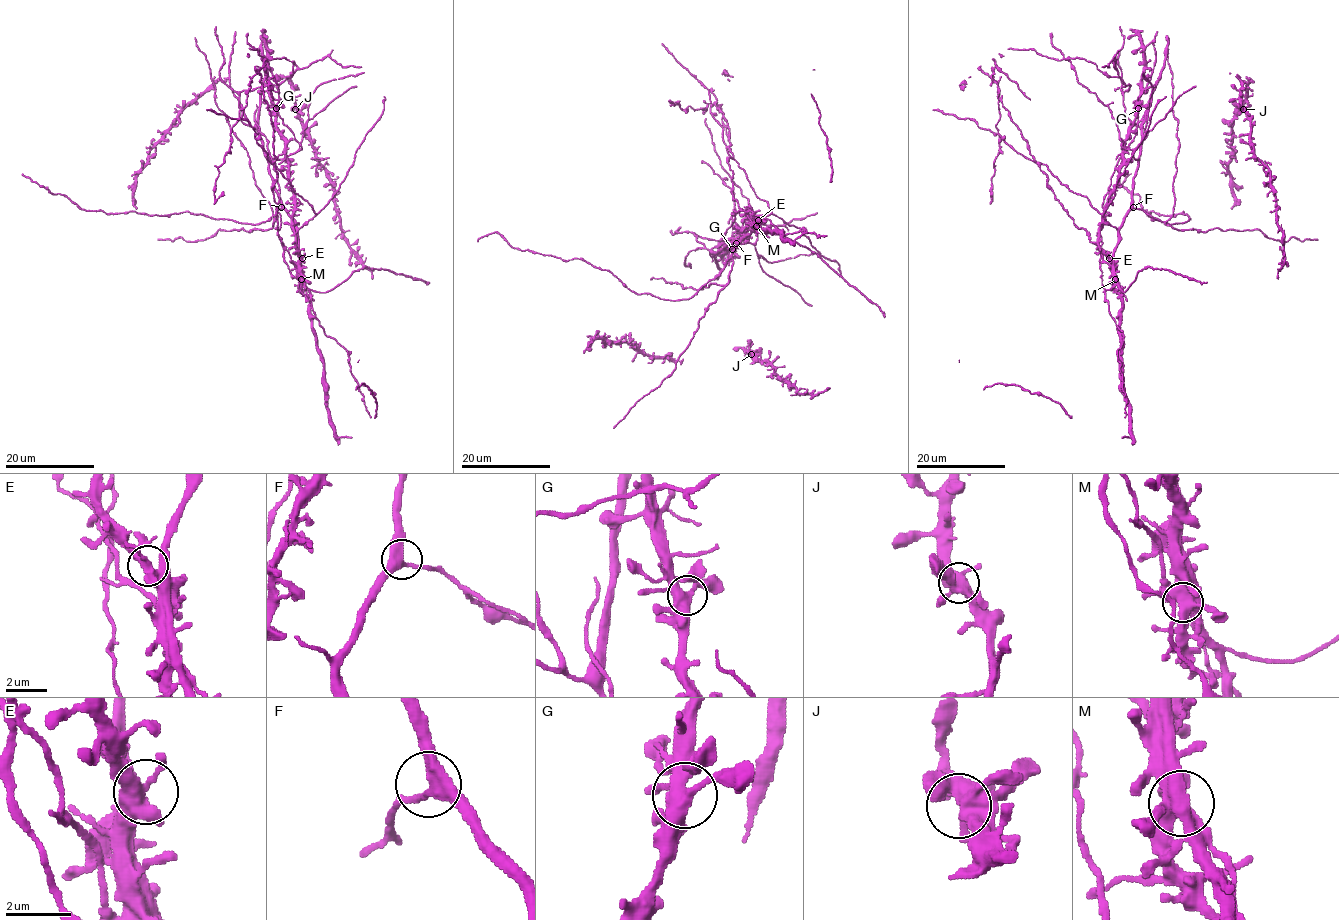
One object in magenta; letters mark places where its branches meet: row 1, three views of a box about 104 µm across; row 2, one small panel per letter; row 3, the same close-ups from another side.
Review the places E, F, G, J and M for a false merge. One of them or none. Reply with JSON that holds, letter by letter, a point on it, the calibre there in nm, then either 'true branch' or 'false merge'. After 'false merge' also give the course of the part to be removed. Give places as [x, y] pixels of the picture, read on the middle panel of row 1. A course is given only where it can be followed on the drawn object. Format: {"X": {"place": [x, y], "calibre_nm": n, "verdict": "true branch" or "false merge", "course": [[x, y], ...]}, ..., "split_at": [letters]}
{"E": {"place": [758, 220], "calibre_nm": 440, "verdict": "true branch"}, "F": {"place": [736, 243], "calibre_nm": 380, "verdict": "true branch"}, "G": {"place": [732, 249], "calibre_nm": 440, "verdict": "true branch"}, "J": {"place": [751, 354], "calibre_nm": 480, "verdict": "true branch"}, "M": {"place": [756, 226], "calibre_nm": 480, "verdict": "false merge", "course": [[756, 226], [733, 197], [731, 142], [716, 102], [685, 110], [669, 101], [679, 103]]}, "split_at": ["M"]}

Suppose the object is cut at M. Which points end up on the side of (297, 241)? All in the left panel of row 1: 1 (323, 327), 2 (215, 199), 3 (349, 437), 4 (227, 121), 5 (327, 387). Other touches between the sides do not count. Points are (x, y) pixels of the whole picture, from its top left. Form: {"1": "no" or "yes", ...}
{"1": "no", "2": "no", "3": "yes", "4": "yes", "5": "yes"}

